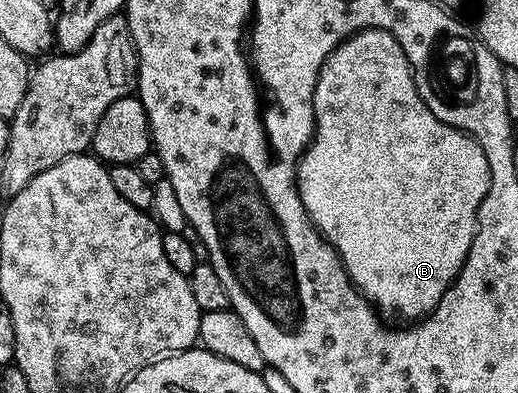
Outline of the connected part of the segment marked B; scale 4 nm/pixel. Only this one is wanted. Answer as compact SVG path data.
M360 29L335 47L322 65L320 75L316 79L314 136L298 159L296 184L298 197L302 200L310 224L338 252L338 257L348 271L354 286L383 314L395 313L396 316L403 317L403 322L414 323L430 316L430 312L438 306L440 299L464 267L466 256L472 247L474 232L478 229L478 208L488 195L490 172L488 159L482 148L478 146L478 142L469 133L463 133L462 130L454 129L448 123L441 121L424 103L418 85L414 82L414 70L411 69L404 55L404 47L400 47L398 40L386 29Z

